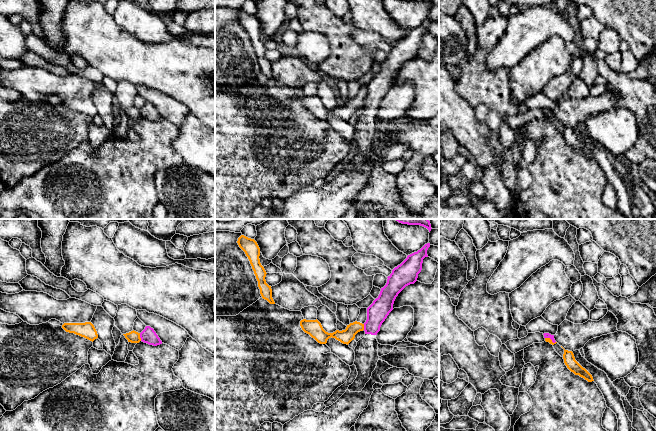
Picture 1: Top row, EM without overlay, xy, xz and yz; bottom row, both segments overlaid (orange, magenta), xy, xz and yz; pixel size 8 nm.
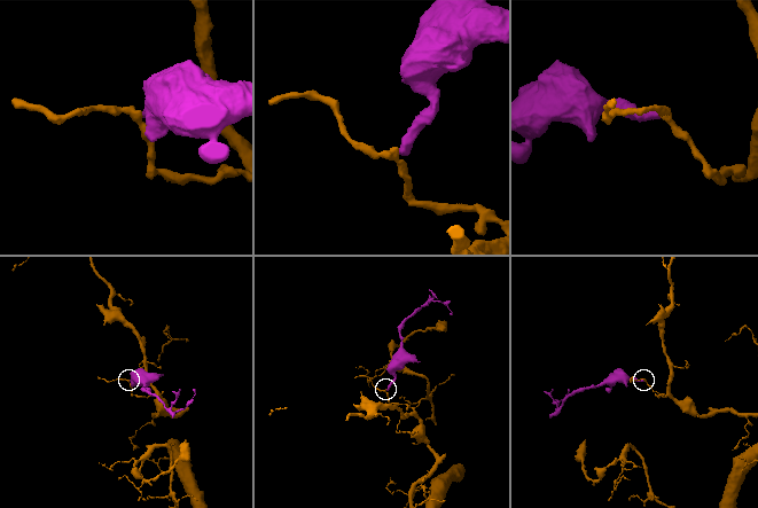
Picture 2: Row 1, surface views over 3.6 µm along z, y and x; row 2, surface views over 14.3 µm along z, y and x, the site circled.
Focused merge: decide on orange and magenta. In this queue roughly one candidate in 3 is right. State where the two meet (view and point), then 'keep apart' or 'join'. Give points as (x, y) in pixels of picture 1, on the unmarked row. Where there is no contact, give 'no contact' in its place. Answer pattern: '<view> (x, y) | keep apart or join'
xy (139, 113) | keep apart

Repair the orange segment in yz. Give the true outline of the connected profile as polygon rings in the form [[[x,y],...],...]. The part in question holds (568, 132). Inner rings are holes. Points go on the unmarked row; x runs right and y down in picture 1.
[[[564,125],[563,135],[567,144],[575,151],[579,151],[588,158],[594,157],[592,151],[575,136],[572,127]]]

